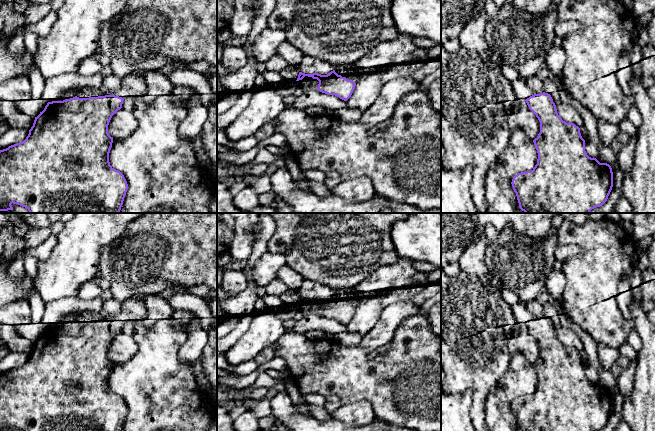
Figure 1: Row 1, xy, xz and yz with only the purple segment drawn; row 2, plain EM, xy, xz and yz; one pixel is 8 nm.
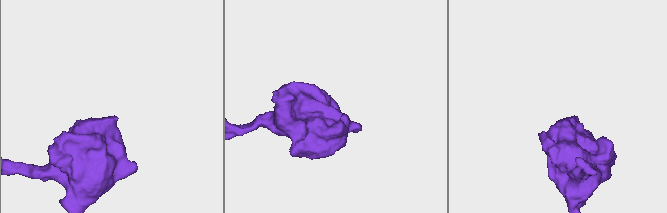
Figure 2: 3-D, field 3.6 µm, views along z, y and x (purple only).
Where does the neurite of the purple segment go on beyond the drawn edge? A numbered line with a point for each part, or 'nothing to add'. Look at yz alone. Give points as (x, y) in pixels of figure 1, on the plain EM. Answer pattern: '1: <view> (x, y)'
1: yz (520, 311)

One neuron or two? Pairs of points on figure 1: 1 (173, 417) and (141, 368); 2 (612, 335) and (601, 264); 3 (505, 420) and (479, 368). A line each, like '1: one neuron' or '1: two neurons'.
1: one neuron
2: one neuron
3: two neurons

